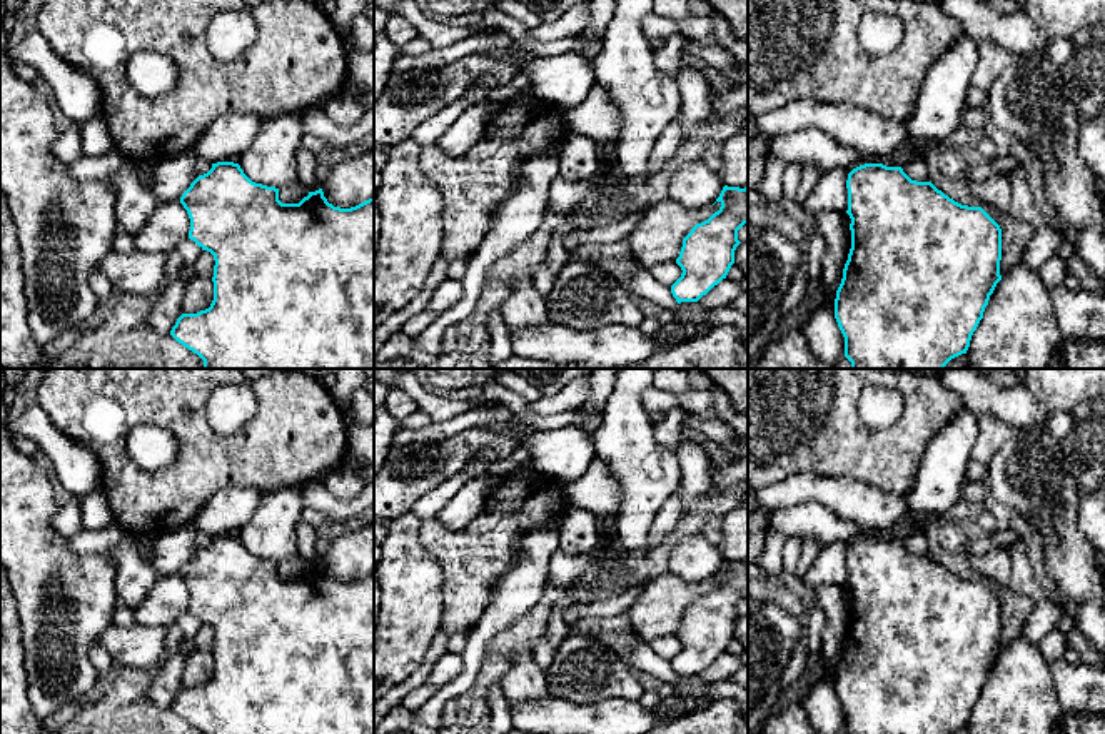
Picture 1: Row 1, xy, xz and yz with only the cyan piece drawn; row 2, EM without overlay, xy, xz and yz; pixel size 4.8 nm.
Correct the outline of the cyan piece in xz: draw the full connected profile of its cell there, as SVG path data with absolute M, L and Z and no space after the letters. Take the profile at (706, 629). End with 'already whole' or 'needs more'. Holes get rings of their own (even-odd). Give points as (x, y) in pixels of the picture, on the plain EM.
M724 559L716 576L721 577L708 594L696 597L683 612L676 637L681 651L671 659L678 677L698 676L726 652L741 617L738 604L748 597L748 561Z; already whole

